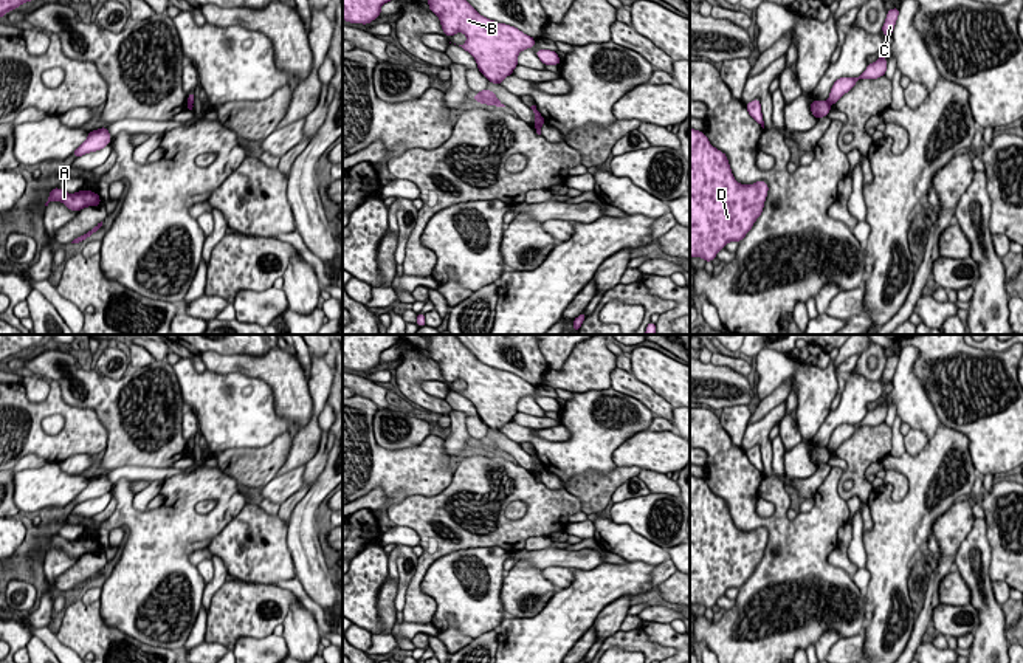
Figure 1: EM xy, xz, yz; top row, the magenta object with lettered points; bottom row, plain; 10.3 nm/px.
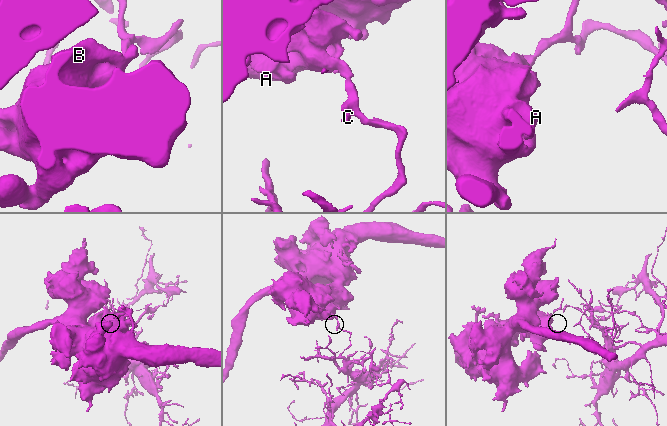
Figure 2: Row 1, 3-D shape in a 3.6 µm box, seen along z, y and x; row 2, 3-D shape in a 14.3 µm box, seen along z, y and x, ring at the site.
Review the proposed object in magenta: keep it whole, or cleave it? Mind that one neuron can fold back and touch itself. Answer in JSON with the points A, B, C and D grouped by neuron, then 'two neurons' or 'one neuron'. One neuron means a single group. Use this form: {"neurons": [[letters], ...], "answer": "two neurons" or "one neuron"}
{"neurons": [["A", "B", "D"], ["C"]], "answer": "two neurons"}

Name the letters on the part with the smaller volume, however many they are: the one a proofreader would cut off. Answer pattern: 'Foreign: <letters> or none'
Foreign: C

